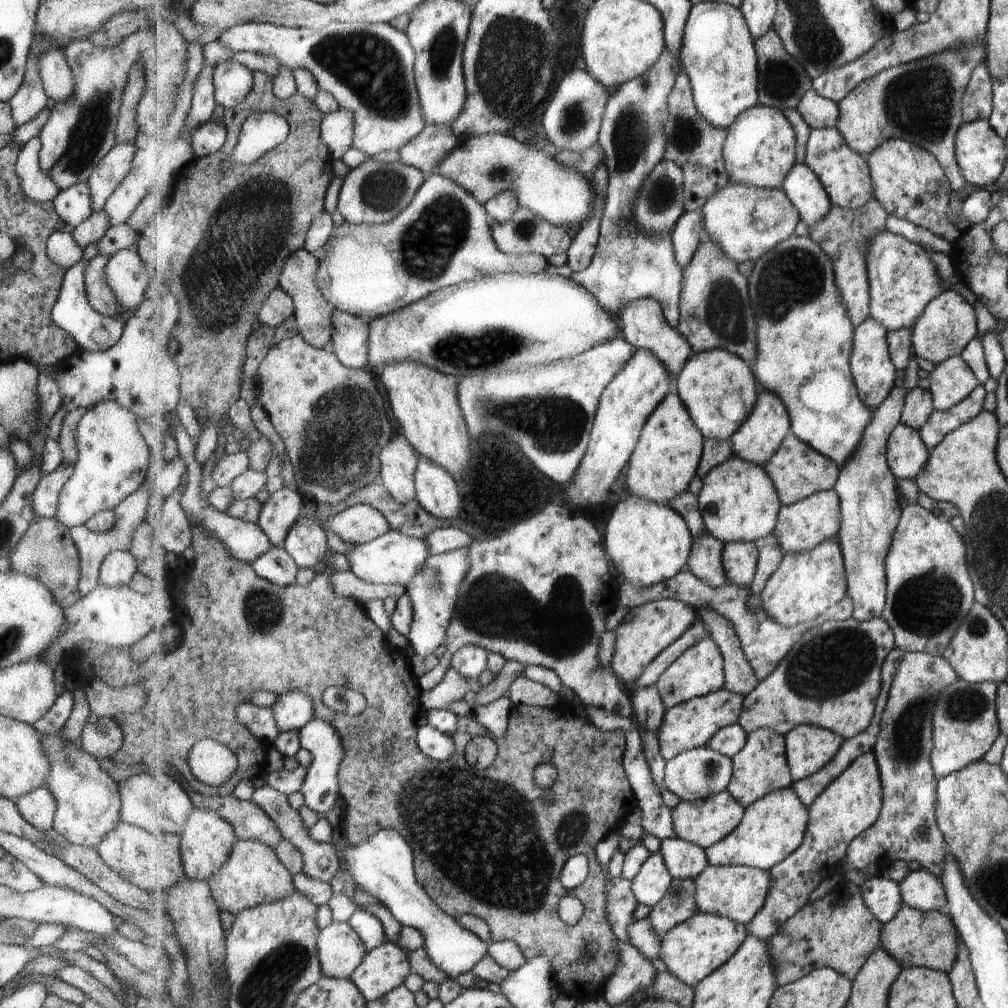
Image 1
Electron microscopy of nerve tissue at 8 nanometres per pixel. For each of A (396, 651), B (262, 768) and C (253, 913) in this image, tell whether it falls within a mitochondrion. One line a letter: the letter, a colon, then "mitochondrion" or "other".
A: other
B: other
C: other

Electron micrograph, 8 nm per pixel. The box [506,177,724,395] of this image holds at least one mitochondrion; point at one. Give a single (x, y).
(523, 230)

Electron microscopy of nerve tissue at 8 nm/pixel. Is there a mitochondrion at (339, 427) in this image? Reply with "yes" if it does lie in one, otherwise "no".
yes

